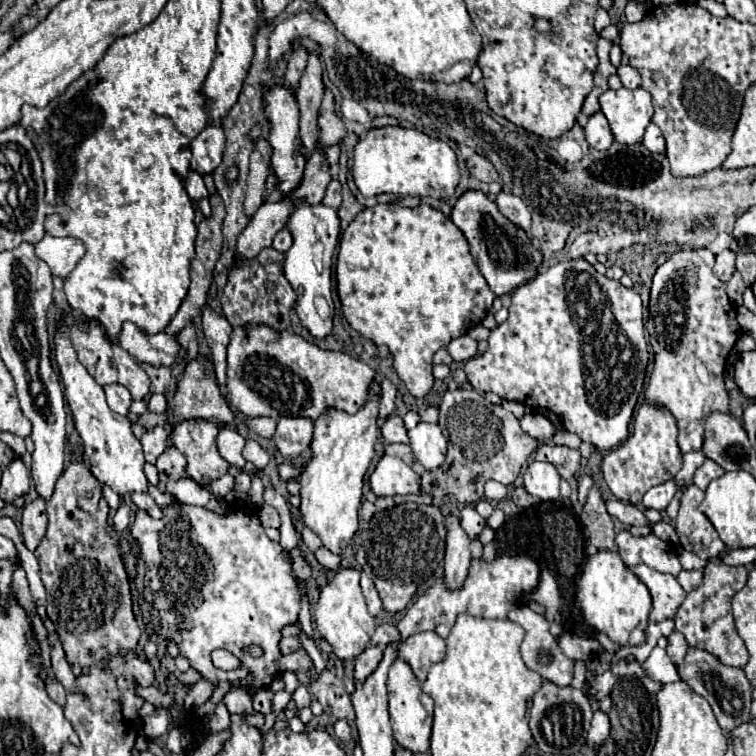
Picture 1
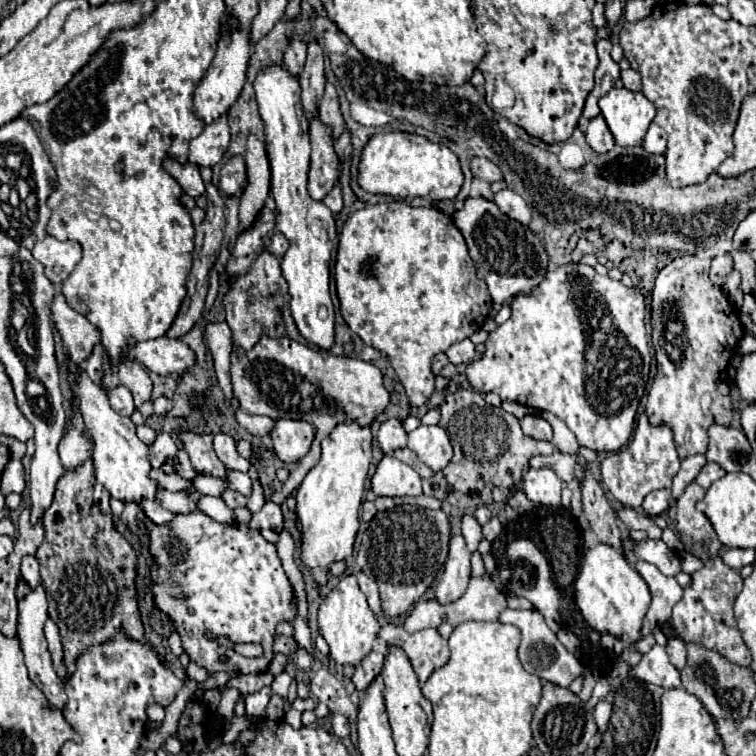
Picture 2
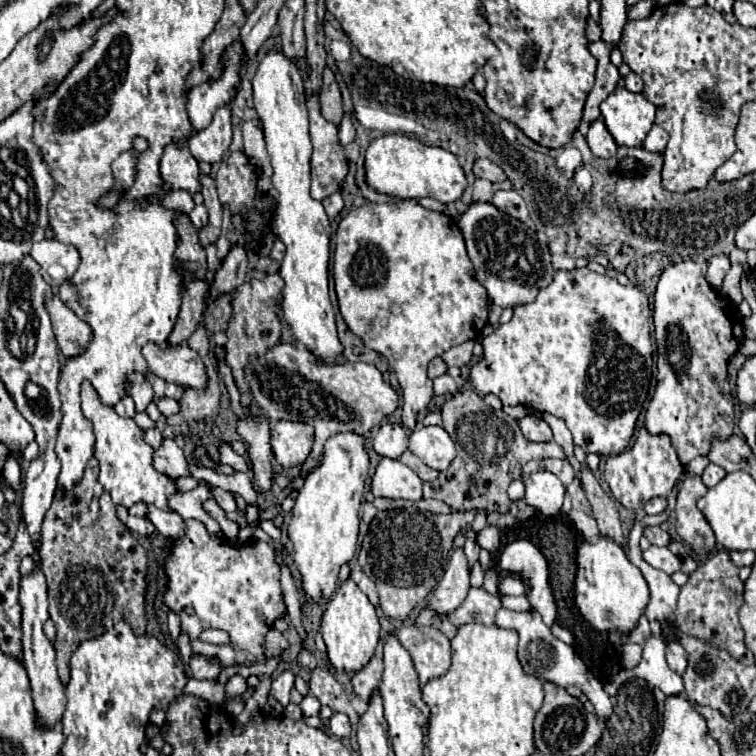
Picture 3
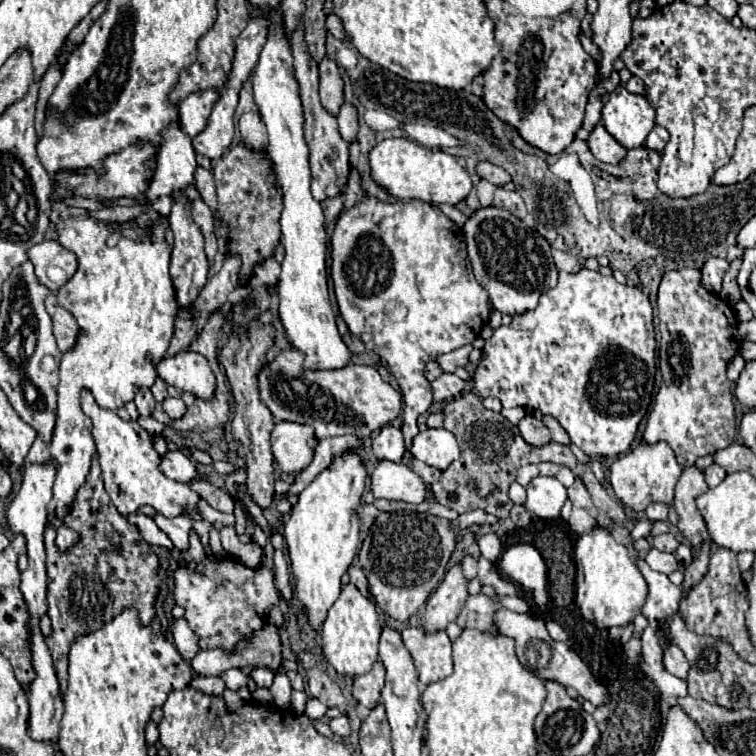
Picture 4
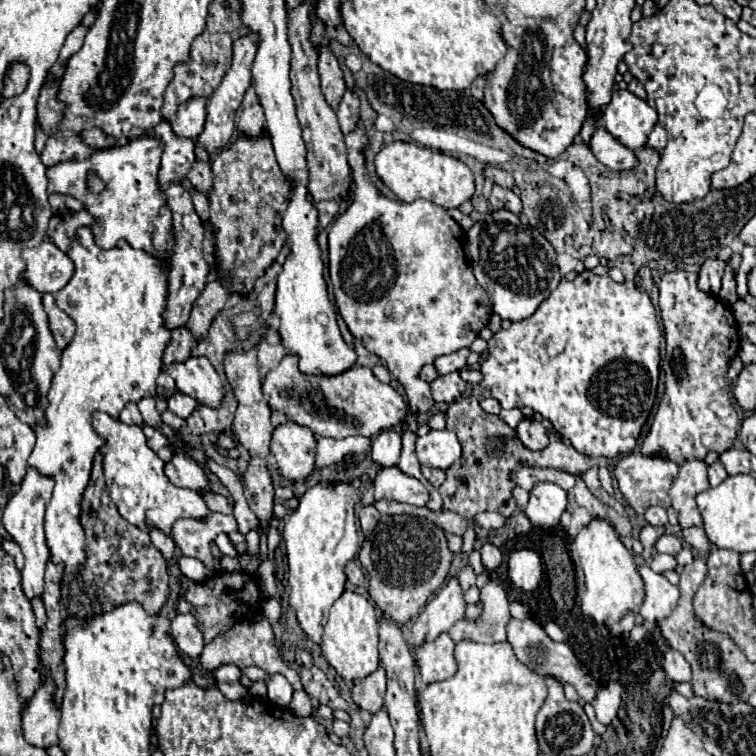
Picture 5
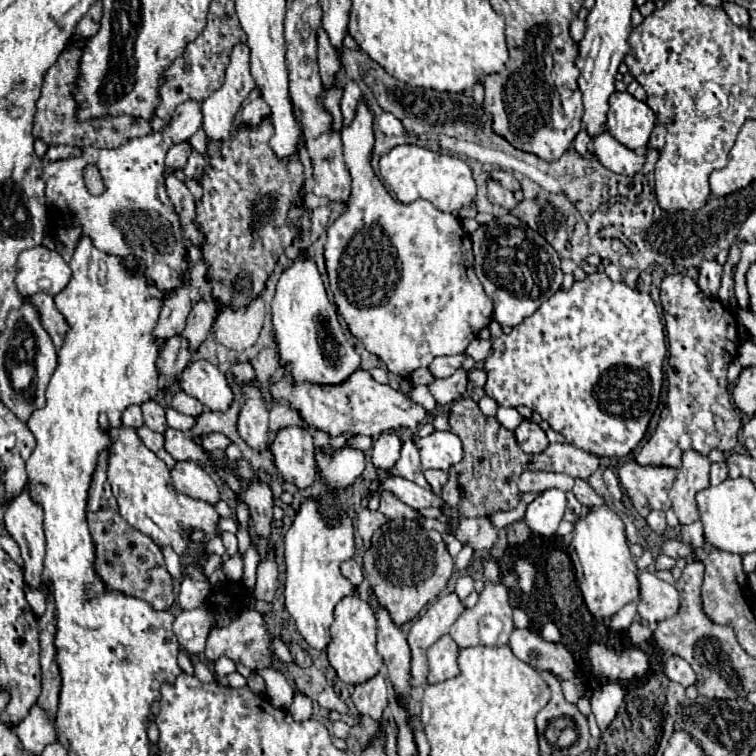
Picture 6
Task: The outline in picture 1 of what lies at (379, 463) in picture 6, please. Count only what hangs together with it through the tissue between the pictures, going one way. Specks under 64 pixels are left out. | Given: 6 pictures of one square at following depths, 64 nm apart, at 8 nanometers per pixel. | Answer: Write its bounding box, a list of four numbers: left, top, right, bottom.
[382,416,408,444]

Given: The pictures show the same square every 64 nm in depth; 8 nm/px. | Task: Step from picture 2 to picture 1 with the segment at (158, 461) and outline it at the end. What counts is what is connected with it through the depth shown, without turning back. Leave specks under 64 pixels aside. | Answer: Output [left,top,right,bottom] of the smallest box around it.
[140,426,168,464]

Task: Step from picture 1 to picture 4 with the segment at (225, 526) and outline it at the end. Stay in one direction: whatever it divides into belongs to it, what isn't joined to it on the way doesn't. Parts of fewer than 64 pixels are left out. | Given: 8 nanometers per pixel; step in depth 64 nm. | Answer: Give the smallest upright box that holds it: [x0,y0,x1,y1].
[174,532,280,654]

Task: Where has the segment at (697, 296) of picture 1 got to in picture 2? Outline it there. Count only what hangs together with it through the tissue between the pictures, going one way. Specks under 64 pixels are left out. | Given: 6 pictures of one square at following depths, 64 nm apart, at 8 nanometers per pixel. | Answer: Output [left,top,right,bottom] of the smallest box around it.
[646,256,742,458]

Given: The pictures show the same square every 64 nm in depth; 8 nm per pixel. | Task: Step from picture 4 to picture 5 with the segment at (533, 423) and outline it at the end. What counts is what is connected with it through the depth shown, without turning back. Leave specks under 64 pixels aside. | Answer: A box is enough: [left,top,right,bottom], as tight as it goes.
[518,418,548,450]

